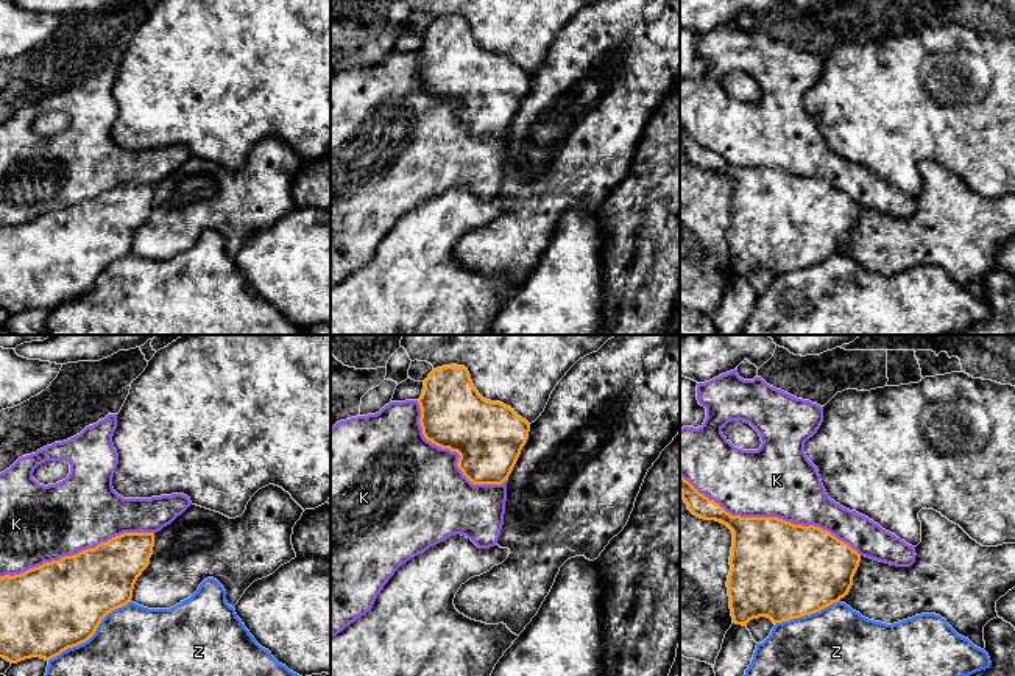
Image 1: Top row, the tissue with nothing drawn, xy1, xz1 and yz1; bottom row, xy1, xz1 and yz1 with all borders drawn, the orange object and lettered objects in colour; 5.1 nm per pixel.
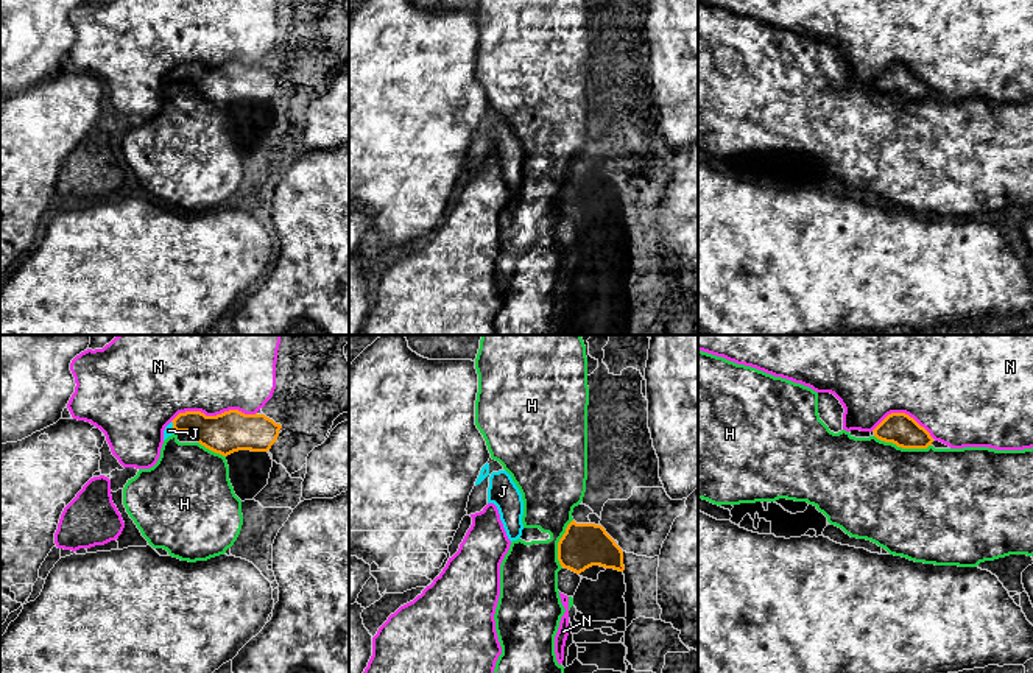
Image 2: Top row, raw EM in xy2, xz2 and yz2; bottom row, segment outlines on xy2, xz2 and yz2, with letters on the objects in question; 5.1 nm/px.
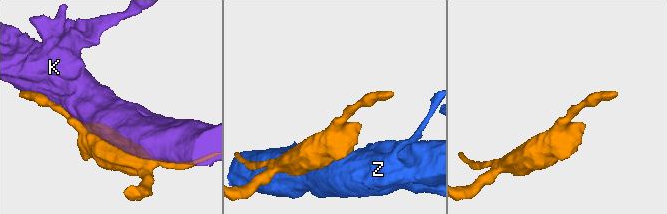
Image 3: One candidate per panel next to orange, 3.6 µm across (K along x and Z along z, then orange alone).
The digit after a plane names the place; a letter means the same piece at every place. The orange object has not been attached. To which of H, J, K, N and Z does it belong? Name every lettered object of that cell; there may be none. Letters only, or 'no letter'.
J

